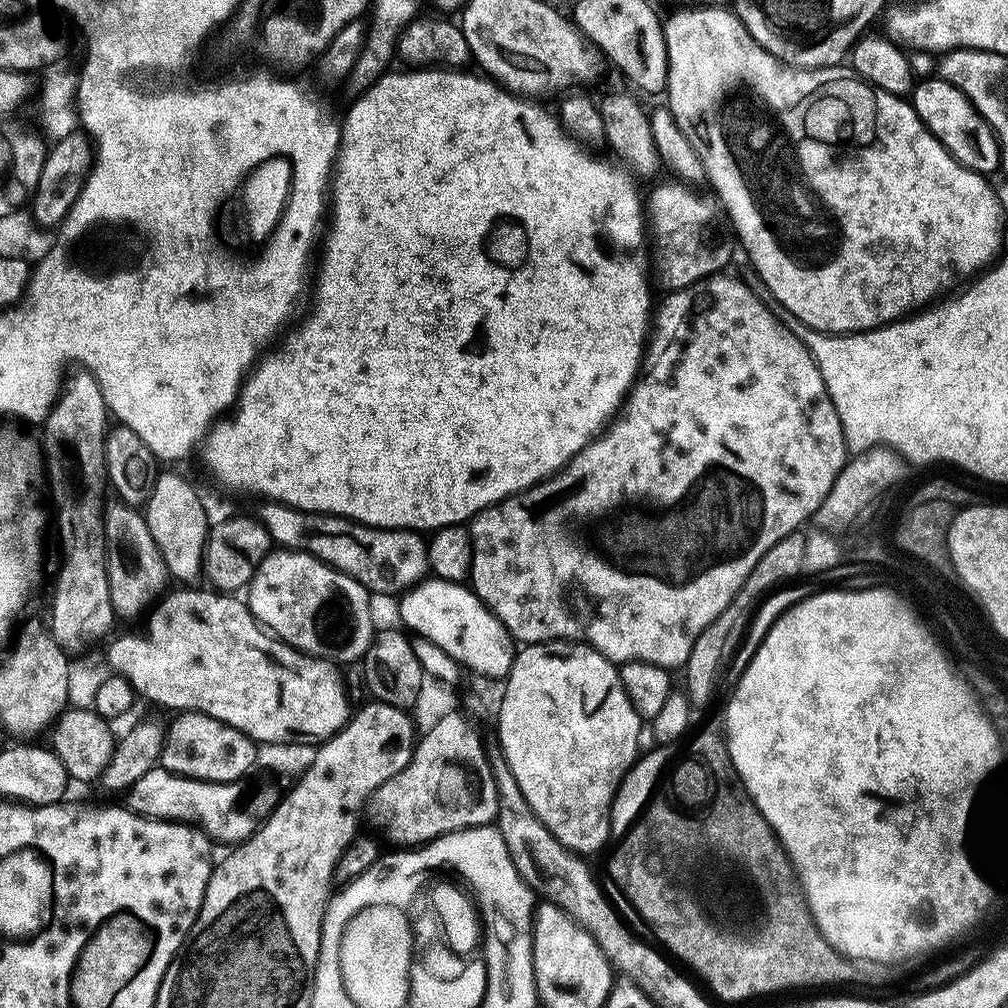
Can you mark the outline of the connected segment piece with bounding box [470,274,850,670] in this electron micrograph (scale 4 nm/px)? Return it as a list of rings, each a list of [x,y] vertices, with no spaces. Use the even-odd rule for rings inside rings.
[[[713,274],[713,275],[711,275],[711,276],[709,276],[709,277],[708,277],[708,279],[707,279],[707,280],[700,280],[700,281],[698,281],[698,283],[696,283],[696,284],[692,284],[692,285],[691,285],[691,286],[689,286],[689,288],[681,288],[681,289],[680,289],[680,291],[679,291],[679,292],[669,292],[669,293],[667,293],[667,295],[665,295],[665,296],[664,296],[664,297],[663,297],[663,298],[664,298],[664,299],[665,299],[665,300],[664,300],[664,301],[662,301],[662,302],[661,302],[661,304],[660,304],[660,309],[658,309],[658,310],[657,310],[657,312],[656,312],[656,309],[655,309],[655,312],[654,312],[654,323],[653,323],[653,324],[652,324],[652,325],[651,325],[651,328],[650,328],[650,339],[649,339],[649,340],[648,340],[648,341],[647,341],[647,344],[646,344],[646,355],[645,355],[645,356],[644,356],[644,357],[643,357],[643,360],[642,360],[642,364],[643,364],[643,367],[644,367],[644,369],[645,369],[645,368],[646,368],[646,367],[648,367],[648,369],[646,369],[646,370],[645,370],[645,372],[644,372],[644,369],[643,369],[643,372],[642,372],[642,375],[641,375],[641,376],[640,376],[640,377],[639,377],[639,379],[637,379],[637,380],[636,380],[636,381],[635,381],[635,383],[633,383],[633,384],[632,384],[632,385],[631,385],[631,388],[630,388],[630,391],[629,391],[629,392],[628,392],[628,393],[627,393],[627,396],[626,396],[626,399],[625,399],[625,400],[624,400],[624,401],[623,401],[623,404],[622,404],[622,407],[621,407],[621,408],[620,408],[620,409],[619,409],[619,412],[618,412],[618,415],[617,415],[617,416],[616,416],[616,417],[615,417],[615,419],[613,419],[613,420],[612,420],[612,421],[611,421],[611,423],[609,423],[609,424],[608,424],[608,425],[607,425],[607,427],[605,427],[605,428],[604,428],[604,429],[603,429],[603,431],[601,431],[601,432],[600,432],[600,433],[599,433],[599,435],[597,435],[597,436],[596,436],[596,437],[595,437],[595,438],[593,438],[593,439],[591,439],[591,440],[589,440],[589,441],[588,441],[588,444],[587,444],[587,446],[586,446],[586,447],[584,447],[584,449],[583,449],[583,450],[581,450],[581,452],[580,452],[580,453],[579,453],[579,454],[577,454],[577,455],[576,455],[576,457],[575,457],[575,458],[574,458],[574,459],[572,459],[572,460],[570,460],[570,461],[568,461],[568,463],[567,463],[567,465],[566,465],[566,466],[565,466],[565,467],[563,467],[563,468],[561,468],[561,469],[560,469],[560,471],[559,471],[559,472],[557,472],[557,473],[555,473],[555,474],[553,474],[553,475],[551,475],[551,476],[549,476],[549,477],[547,477],[547,478],[545,478],[545,479],[543,479],[543,480],[541,480],[541,481],[540,481],[540,483],[539,483],[539,484],[533,484],[533,485],[532,485],[532,487],[530,487],[530,488],[525,488],[525,489],[524,489],[524,491],[523,491],[523,492],[517,492],[517,493],[516,493],[516,495],[515,495],[515,496],[508,496],[508,497],[506,497],[506,498],[505,498],[505,500],[502,500],[502,501],[499,501],[499,502],[497,502],[497,503],[494,503],[494,504],[490,504],[490,505],[488,505],[488,507],[487,507],[487,508],[483,508],[483,510],[482,510],[482,511],[480,511],[480,512],[477,512],[477,513],[476,513],[476,515],[475,515],[475,516],[473,516],[473,517],[472,517],[472,519],[471,519],[471,521],[470,521],[470,531],[471,531],[471,534],[472,534],[472,574],[471,574],[471,577],[470,577],[470,587],[471,587],[471,589],[472,589],[472,591],[473,591],[473,592],[475,592],[475,593],[476,593],[476,597],[477,597],[477,598],[478,598],[478,599],[479,599],[479,600],[481,600],[481,602],[482,602],[482,603],[484,603],[484,605],[486,605],[486,607],[488,607],[488,609],[489,609],[489,610],[490,610],[490,611],[491,611],[491,612],[492,612],[492,613],[494,613],[494,615],[496,615],[496,616],[497,616],[497,618],[498,618],[498,619],[500,619],[500,620],[501,620],[501,621],[502,621],[502,623],[503,623],[503,624],[505,624],[505,626],[507,626],[507,627],[508,627],[508,633],[509,633],[509,634],[510,634],[510,635],[511,635],[511,636],[512,636],[512,637],[513,637],[513,638],[515,638],[515,639],[516,639],[516,640],[517,640],[517,641],[520,641],[520,640],[522,640],[522,641],[520,641],[520,642],[523,642],[523,643],[524,643],[524,644],[525,644],[525,645],[529,645],[529,644],[540,644],[540,643],[542,643],[542,642],[544,642],[544,641],[559,641],[559,640],[560,640],[560,639],[561,639],[561,636],[562,636],[562,634],[560,634],[560,620],[561,620],[561,624],[562,624],[562,609],[561,609],[561,606],[560,606],[560,599],[559,599],[559,598],[558,598],[558,594],[557,594],[557,590],[558,590],[558,584],[559,584],[559,583],[561,583],[561,582],[563,582],[563,581],[564,581],[564,580],[573,580],[573,579],[574,579],[574,578],[575,578],[575,579],[576,579],[576,580],[580,580],[580,581],[585,581],[585,582],[587,582],[587,583],[588,583],[588,585],[591,585],[591,589],[592,589],[592,592],[593,592],[593,593],[595,593],[595,594],[596,594],[596,595],[597,595],[597,596],[598,596],[598,601],[599,601],[599,603],[600,603],[600,608],[602,608],[602,610],[604,610],[604,612],[608,612],[608,614],[614,614],[614,616],[616,616],[616,622],[608,622],[608,620],[602,620],[602,622],[599,622],[599,623],[597,623],[597,624],[594,624],[594,632],[592,632],[592,634],[591,634],[591,637],[592,637],[592,638],[593,638],[593,642],[592,642],[592,644],[598,644],[598,645],[599,645],[599,652],[600,652],[600,653],[601,653],[601,654],[602,654],[602,655],[604,655],[604,656],[605,656],[605,658],[606,658],[606,659],[607,659],[607,660],[610,660],[610,661],[613,661],[613,662],[615,662],[615,663],[616,663],[616,664],[617,664],[617,665],[622,665],[622,664],[625,664],[625,663],[626,663],[626,662],[630,662],[630,661],[631,661],[631,660],[641,660],[641,661],[642,661],[642,662],[650,662],[650,663],[651,663],[651,664],[657,664],[657,665],[658,665],[658,666],[662,666],[662,667],[663,667],[663,668],[667,668],[667,669],[669,669],[669,670],[680,670],[680,669],[683,669],[683,666],[684,666],[684,663],[685,663],[685,662],[687,662],[687,660],[688,660],[688,659],[689,659],[689,658],[690,658],[690,650],[694,650],[694,642],[698,642],[698,634],[702,634],[702,630],[706,630],[706,626],[710,626],[710,622],[714,622],[714,618],[718,618],[718,614],[722,614],[722,610],[726,610],[726,606],[730,606],[730,602],[731,602],[731,601],[732,601],[732,599],[733,599],[733,598],[734,598],[734,594],[738,594],[738,590],[739,590],[739,589],[740,589],[740,587],[741,587],[741,586],[742,586],[742,582],[746,582],[746,578],[747,578],[747,577],[748,577],[748,575],[749,575],[749,574],[750,574],[750,570],[754,570],[754,566],[755,566],[755,565],[756,565],[756,563],[757,563],[757,562],[758,562],[758,558],[762,558],[762,554],[766,554],[766,550],[770,550],[770,546],[774,546],[774,542],[778,542],[778,541],[779,541],[779,540],[781,540],[781,539],[782,539],[782,538],[786,538],[786,534],[790,534],[790,533],[791,533],[791,532],[794,532],[794,531],[797,531],[797,529],[799,529],[799,528],[800,528],[800,527],[801,527],[801,526],[804,526],[804,525],[800,525],[800,524],[804,524],[804,523],[806,523],[806,522],[807,522],[807,520],[809,520],[809,521],[811,521],[811,520],[812,520],[812,519],[813,519],[813,517],[815,517],[815,514],[816,514],[816,511],[817,511],[817,510],[818,510],[818,506],[822,506],[822,502],[823,502],[823,501],[824,501],[824,499],[825,499],[825,498],[826,498],[826,494],[830,494],[830,486],[834,486],[834,478],[838,478],[838,474],[839,474],[839,473],[840,473],[840,471],[842,471],[842,469],[843,469],[843,468],[844,468],[844,465],[845,465],[845,464],[847,464],[847,463],[848,463],[848,461],[849,461],[849,459],[850,459],[850,453],[849,453],[849,450],[848,450],[848,443],[846,443],[846,442],[845,442],[845,441],[844,441],[844,431],[843,431],[843,430],[842,430],[842,422],[841,422],[841,421],[840,421],[840,419],[839,419],[839,418],[838,418],[838,410],[834,410],[834,402],[833,402],[833,401],[832,401],[832,399],[831,399],[831,398],[830,398],[830,394],[829,394],[829,393],[828,393],[828,391],[827,391],[827,390],[826,390],[826,386],[825,386],[825,385],[824,385],[824,379],[823,379],[823,378],[822,378],[822,374],[821,374],[821,373],[820,373],[820,371],[819,371],[819,370],[818,370],[818,366],[817,366],[817,365],[816,365],[816,360],[815,360],[815,359],[814,359],[814,358],[813,358],[813,356],[812,356],[812,351],[810,351],[810,349],[808,349],[808,347],[806,347],[806,345],[804,345],[804,343],[802,343],[802,341],[800,341],[800,340],[799,340],[799,339],[798,339],[798,337],[797,337],[797,336],[795,336],[795,335],[794,335],[794,334],[793,334],[793,332],[791,332],[791,331],[790,331],[790,329],[789,329],[789,328],[788,328],[788,325],[787,325],[787,323],[784,323],[784,322],[781,322],[781,321],[780,321],[780,324],[779,324],[779,322],[778,322],[778,321],[776,321],[776,316],[775,316],[775,314],[774,314],[774,313],[772,313],[772,312],[771,312],[771,310],[770,310],[770,309],[768,309],[768,308],[767,308],[767,306],[766,306],[766,305],[764,305],[764,304],[763,304],[763,302],[762,302],[762,301],[760,301],[760,300],[759,300],[759,298],[758,298],[758,297],[756,297],[756,296],[755,296],[755,294],[754,294],[754,293],[752,293],[752,292],[751,292],[751,290],[750,290],[750,289],[748,289],[748,288],[747,288],[747,286],[746,286],[746,285],[744,285],[744,284],[743,284],[743,282],[742,282],[742,281],[740,281],[740,280],[735,280],[735,278],[734,278],[734,277],[732,277],[732,276],[724,276],[724,275],[725,275],[725,274]]]

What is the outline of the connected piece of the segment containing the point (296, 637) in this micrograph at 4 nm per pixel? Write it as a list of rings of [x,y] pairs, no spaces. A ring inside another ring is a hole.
[[[269,551],[268,557],[256,567],[256,573],[248,581],[247,592],[248,609],[261,625],[285,644],[293,645],[310,656],[349,656],[350,659],[359,661],[370,646],[374,627],[372,628],[372,608],[368,605],[368,589],[363,588],[357,580],[350,578],[346,573],[322,563],[315,556],[309,556],[307,552]]]

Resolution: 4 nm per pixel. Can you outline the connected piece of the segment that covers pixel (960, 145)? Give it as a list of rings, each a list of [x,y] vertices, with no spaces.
[[[943,78],[921,79],[910,93],[910,103],[924,126],[946,146],[957,162],[981,174],[992,174],[1000,168],[1000,141],[996,138],[996,131],[982,114],[978,114],[960,88]]]

